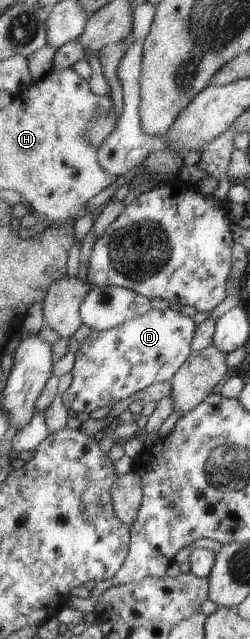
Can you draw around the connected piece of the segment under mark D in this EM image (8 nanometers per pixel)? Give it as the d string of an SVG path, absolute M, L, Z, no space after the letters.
M150 309L149 313L124 321L114 328L105 331L92 330L76 352L77 361L71 372L71 385L61 396L66 406L73 414L85 412L88 415L98 408L111 408L154 383L170 382L195 349L194 335L198 325L195 320L184 316L180 311Z

